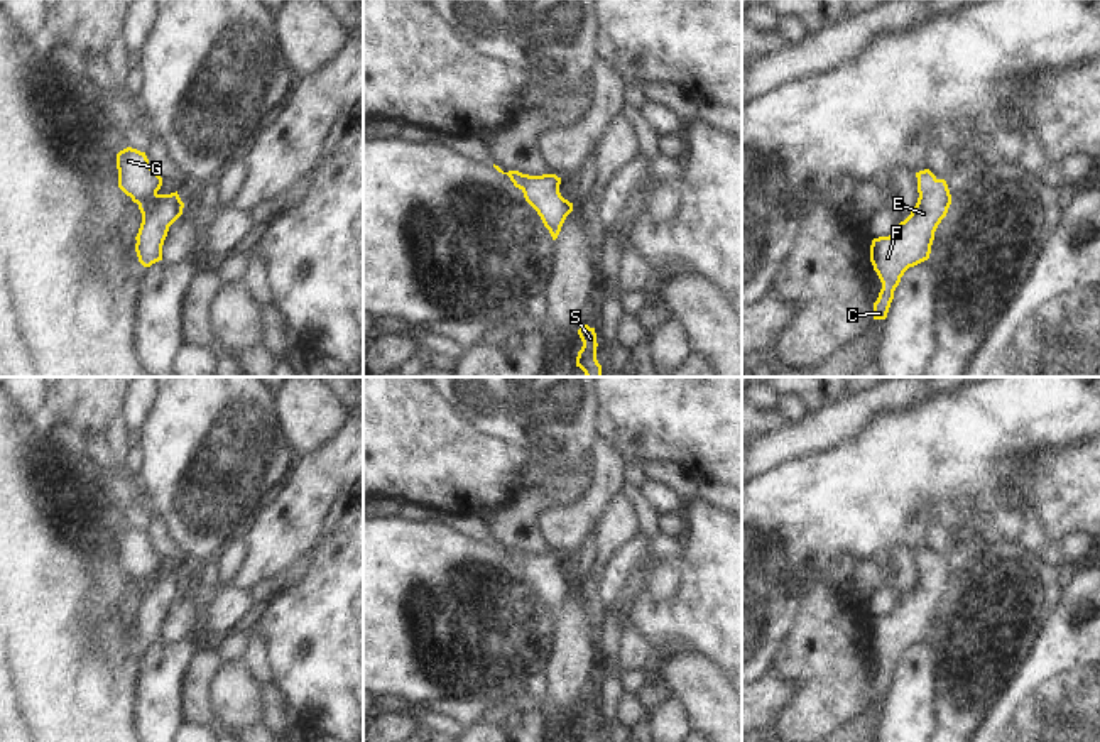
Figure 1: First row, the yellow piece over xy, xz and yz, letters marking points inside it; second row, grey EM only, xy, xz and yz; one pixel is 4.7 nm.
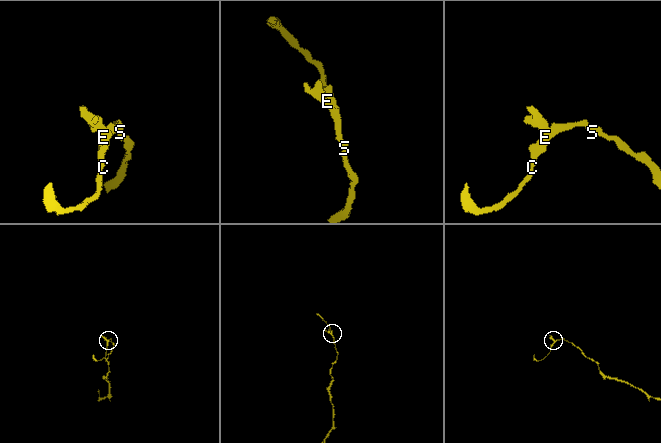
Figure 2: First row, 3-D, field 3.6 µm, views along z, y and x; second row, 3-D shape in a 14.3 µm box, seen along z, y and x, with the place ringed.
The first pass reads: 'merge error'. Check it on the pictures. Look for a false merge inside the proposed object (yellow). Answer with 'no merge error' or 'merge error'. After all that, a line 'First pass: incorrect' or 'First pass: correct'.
no merge error
First pass: incorrect

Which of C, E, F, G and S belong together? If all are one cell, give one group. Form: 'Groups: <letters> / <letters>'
Groups: C E F G S

